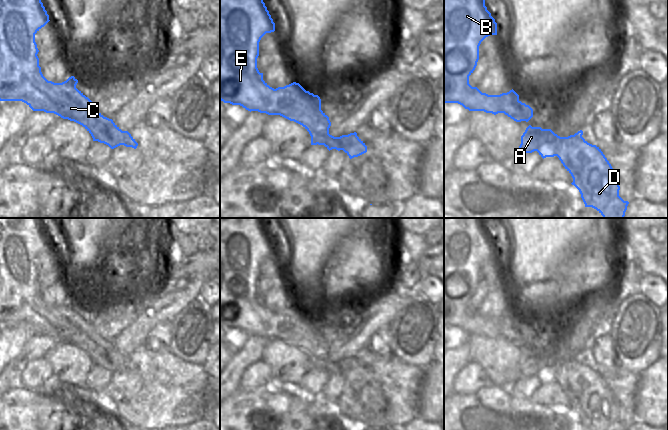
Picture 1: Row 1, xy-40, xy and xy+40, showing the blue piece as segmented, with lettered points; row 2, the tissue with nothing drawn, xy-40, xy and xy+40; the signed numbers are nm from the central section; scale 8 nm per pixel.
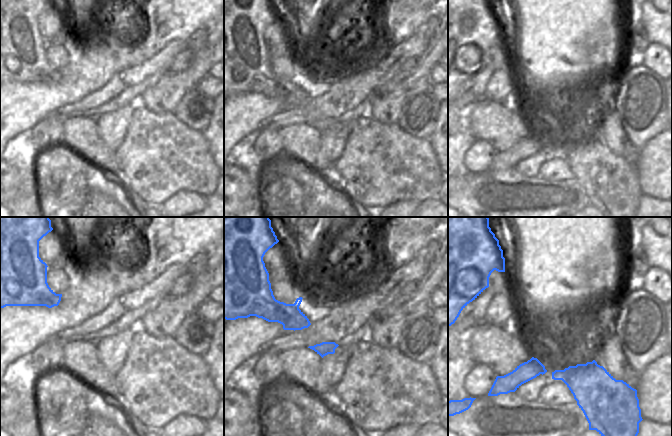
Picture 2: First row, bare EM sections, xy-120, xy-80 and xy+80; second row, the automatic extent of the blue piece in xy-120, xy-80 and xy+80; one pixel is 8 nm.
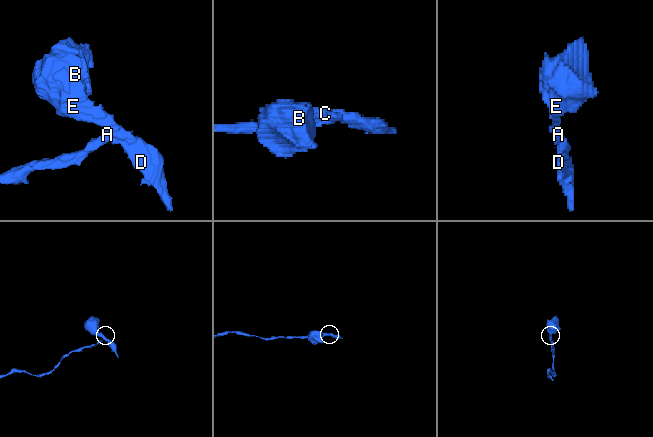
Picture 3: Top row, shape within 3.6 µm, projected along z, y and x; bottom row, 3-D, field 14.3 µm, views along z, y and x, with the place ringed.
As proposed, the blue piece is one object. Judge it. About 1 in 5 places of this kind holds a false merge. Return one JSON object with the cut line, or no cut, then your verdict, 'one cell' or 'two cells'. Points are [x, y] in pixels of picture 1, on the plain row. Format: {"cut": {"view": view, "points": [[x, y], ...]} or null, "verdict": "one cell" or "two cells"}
{"cut": {"view": "xy+40", "points": [[543, 353], [541, 357], [543, 367], [536, 374]]}, "verdict": "two cells"}

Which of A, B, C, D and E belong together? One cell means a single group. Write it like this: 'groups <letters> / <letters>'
groups A / B C D E

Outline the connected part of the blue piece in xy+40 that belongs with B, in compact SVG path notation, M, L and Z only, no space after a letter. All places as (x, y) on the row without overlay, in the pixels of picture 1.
M444 218L444 327L458 327L469 335L504 337L516 346L528 346L533 341L533 333L522 327L513 313L500 319L488 319L469 308L469 300L479 284L479 270L490 259L497 259L497 247L485 230L483 218Z

